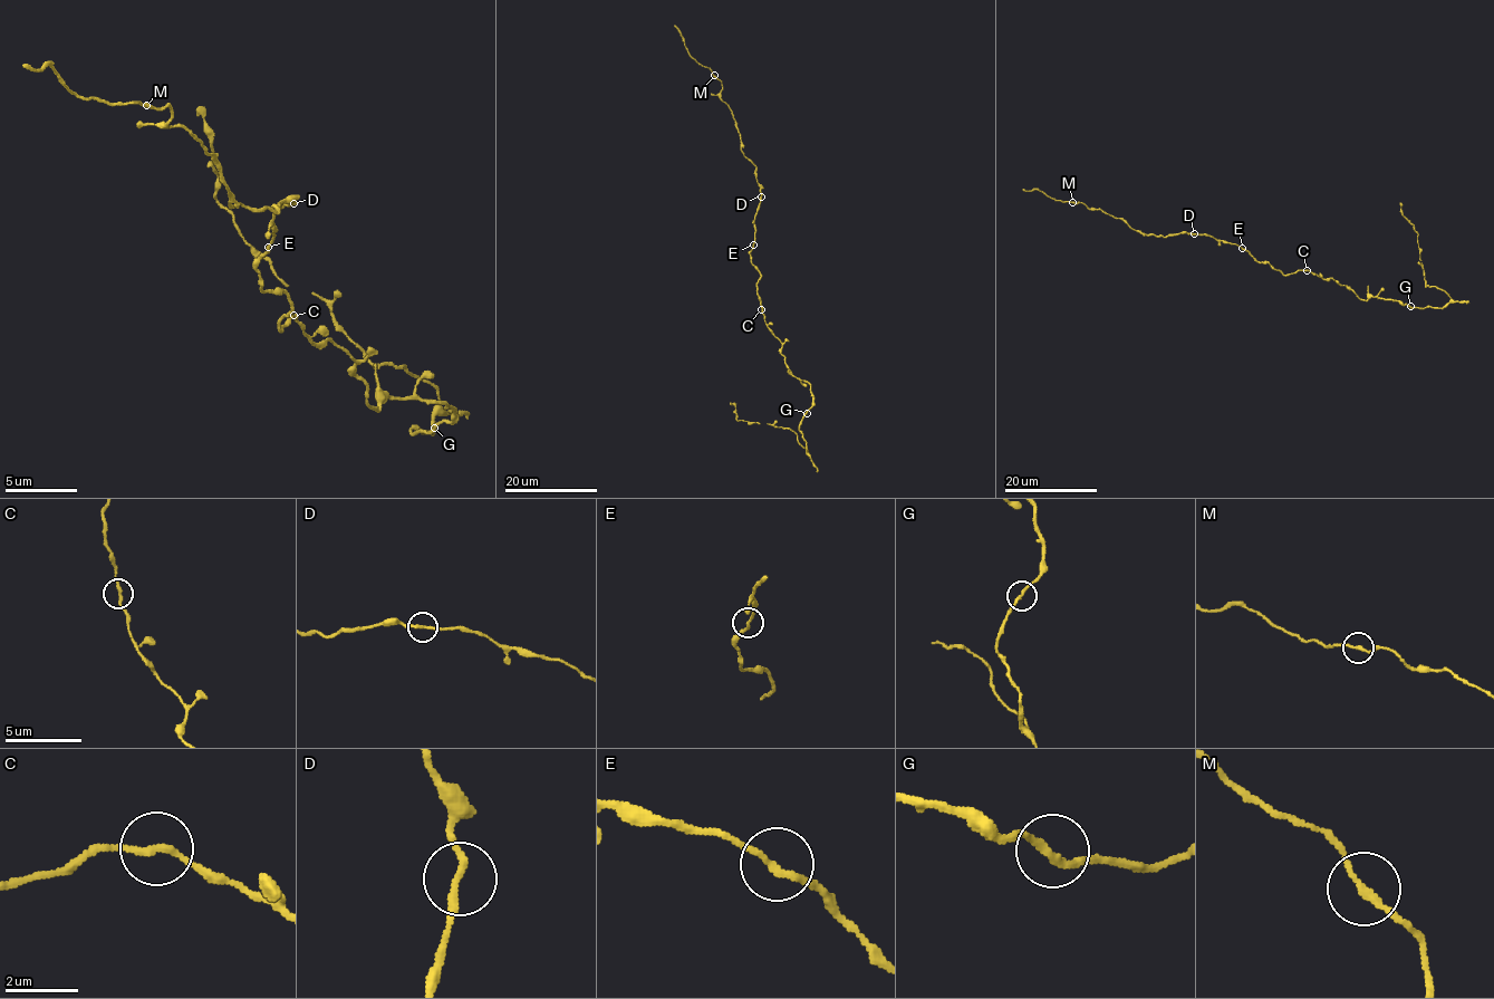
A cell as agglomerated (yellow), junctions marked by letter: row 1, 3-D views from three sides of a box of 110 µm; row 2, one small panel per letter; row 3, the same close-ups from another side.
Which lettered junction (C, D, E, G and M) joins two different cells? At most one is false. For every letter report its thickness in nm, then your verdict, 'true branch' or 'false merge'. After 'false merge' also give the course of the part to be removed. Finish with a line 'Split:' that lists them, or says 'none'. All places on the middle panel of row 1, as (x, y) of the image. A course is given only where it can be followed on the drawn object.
C: 190 nm thick; true branch
D: 190 nm thick; true branch
E: 180 nm thick; true branch
G: 190 nm thick; true branch
M: 190 nm thick; false merge; foreign part runs (713, 75), (693, 57), (674, 25)
Split: M

